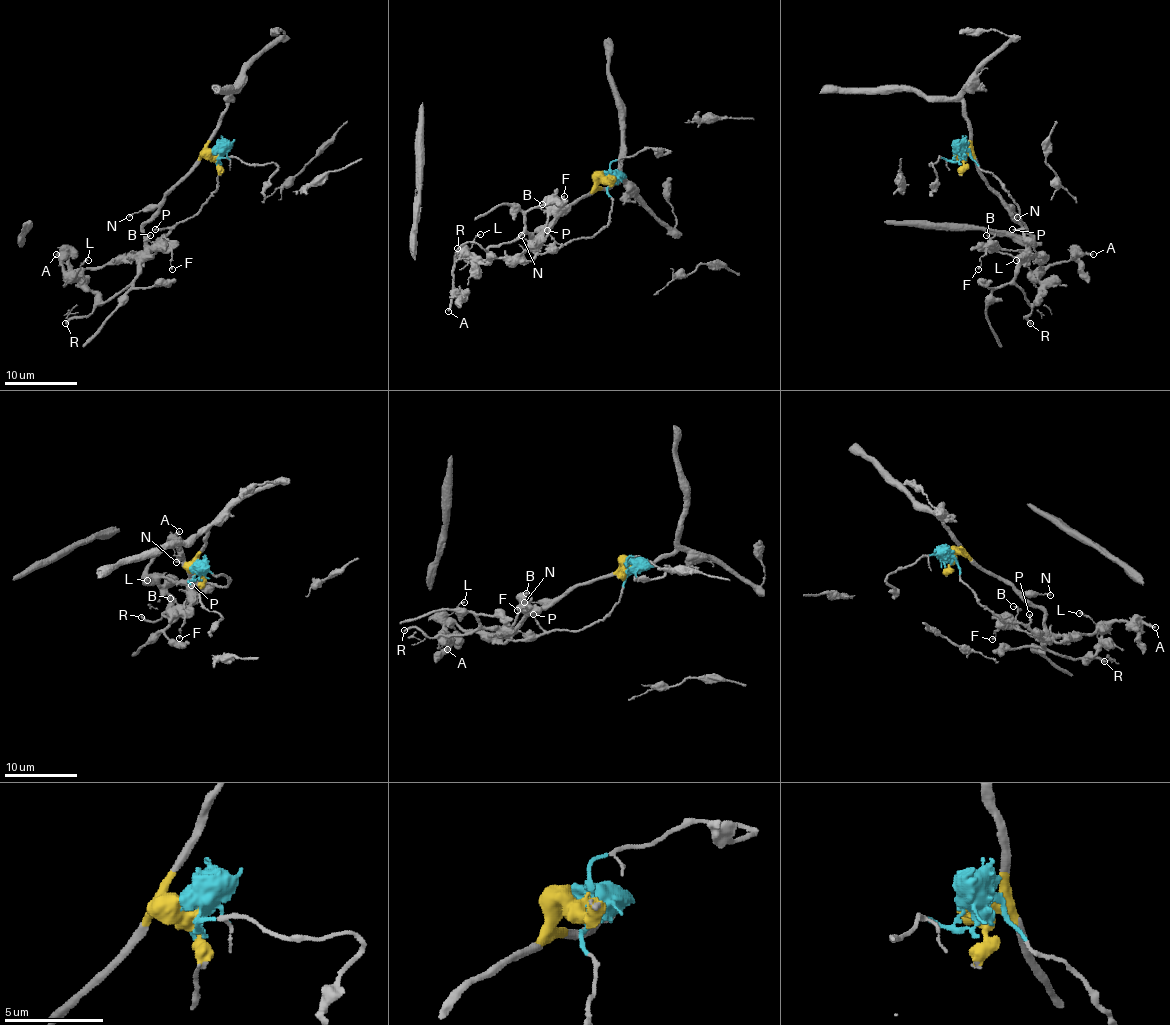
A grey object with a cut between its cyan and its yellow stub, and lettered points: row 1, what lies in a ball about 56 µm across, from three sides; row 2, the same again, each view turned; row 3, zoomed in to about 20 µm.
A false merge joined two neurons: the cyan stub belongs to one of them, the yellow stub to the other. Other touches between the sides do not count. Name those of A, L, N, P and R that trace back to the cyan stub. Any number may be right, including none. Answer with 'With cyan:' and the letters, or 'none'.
With cyan: A, L, P

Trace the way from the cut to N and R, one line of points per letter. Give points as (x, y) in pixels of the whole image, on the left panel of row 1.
N: (215, 152), (206, 152), (157, 204), (150, 204), (128, 217)
R: (215, 152), (206, 152), (198, 159), (143, 226), (146, 251), (139, 273), (83, 318), (70, 318), (65, 324)

